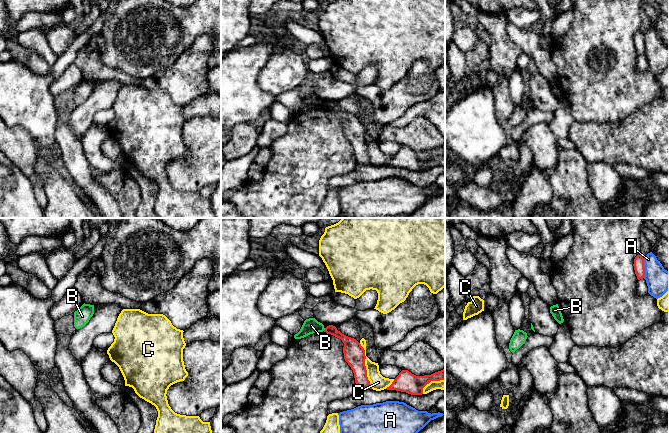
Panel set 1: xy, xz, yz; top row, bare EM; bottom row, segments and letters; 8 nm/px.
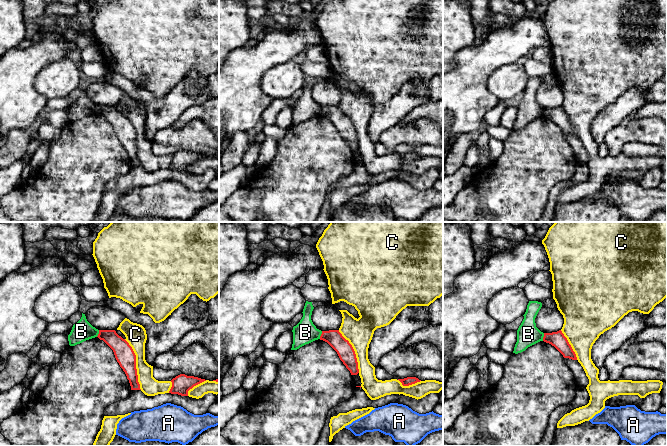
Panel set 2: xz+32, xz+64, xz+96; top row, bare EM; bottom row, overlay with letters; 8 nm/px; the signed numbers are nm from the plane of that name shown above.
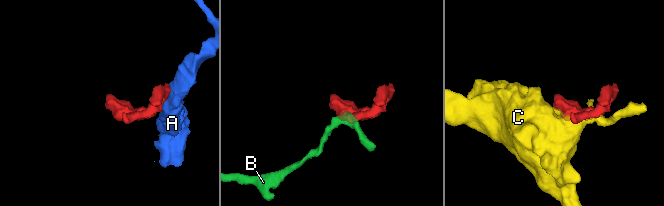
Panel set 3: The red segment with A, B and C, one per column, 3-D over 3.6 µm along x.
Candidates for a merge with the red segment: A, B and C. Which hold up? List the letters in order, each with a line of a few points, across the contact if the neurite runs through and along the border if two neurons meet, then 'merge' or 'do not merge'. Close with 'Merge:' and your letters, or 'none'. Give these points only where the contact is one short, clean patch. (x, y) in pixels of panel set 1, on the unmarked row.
A: do not merge
B: xz (325, 104), (323, 106) | do not merge
C: do not merge
Merge: none

